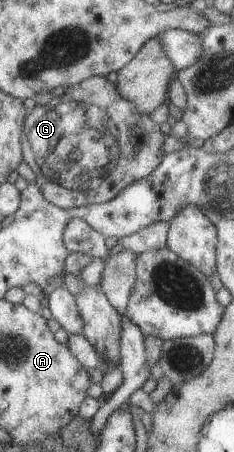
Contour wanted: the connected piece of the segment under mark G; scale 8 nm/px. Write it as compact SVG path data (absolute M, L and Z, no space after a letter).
M95 76L87 78L74 86L67 87L62 96L50 97L50 101L43 106L35 106L30 114L24 119L21 138L21 149L23 152L23 161L32 165L32 172L35 176L35 184L41 192L42 198L45 198L50 204L61 209L69 209L72 207L81 207L91 204L100 204L112 200L117 194L128 185L140 180L142 177L148 176L162 160L164 152L162 144L166 139L164 134L165 127L154 124L147 114L136 112L134 107L125 101L115 91L114 84L107 81L103 77Z

